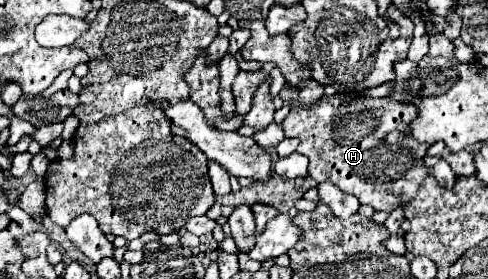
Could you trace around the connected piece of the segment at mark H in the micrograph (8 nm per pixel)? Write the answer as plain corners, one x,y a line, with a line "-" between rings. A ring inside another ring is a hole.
359,92
323,96
311,106
293,104
289,116
283,120
283,130
287,138
297,138
297,152
309,158
309,176
315,182
331,180
343,192
359,198
361,204
369,204
375,210
393,212
397,206
405,208
419,192
421,182
429,176
429,168
423,158
431,144
419,142
409,134
409,124
419,116
417,106
397,102
393,98
369,98

